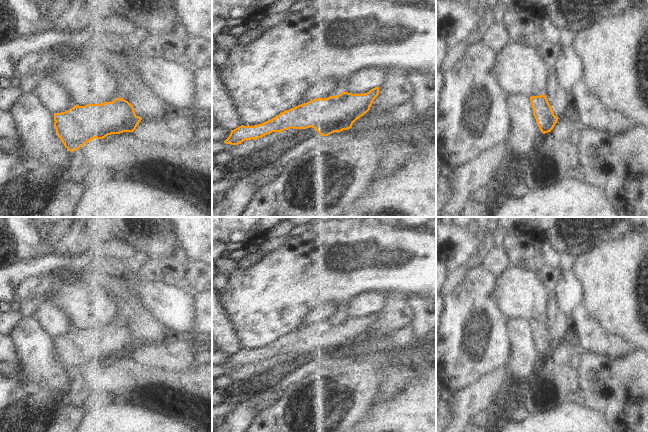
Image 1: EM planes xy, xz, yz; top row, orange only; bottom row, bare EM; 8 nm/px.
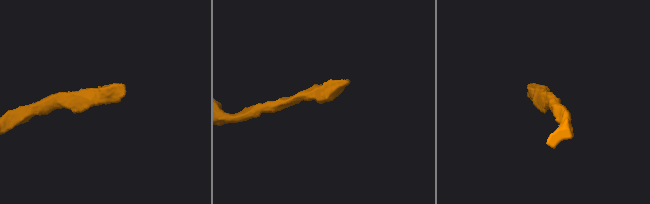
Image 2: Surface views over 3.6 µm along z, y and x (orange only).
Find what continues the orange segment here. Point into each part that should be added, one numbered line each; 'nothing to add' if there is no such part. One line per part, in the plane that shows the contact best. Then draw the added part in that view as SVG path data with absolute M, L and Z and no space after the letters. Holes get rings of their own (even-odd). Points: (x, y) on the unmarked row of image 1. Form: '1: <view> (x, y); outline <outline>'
nothing to add

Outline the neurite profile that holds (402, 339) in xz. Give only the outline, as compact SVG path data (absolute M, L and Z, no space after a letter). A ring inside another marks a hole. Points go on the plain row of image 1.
M408 327L380 337L370 337L368 335L357 343L351 352L358 353L364 351L373 357L378 352L410 350L414 342L414 330L412 327Z

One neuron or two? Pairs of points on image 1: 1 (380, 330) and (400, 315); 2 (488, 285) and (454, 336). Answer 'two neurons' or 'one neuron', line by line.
1: one neuron
2: one neuron

